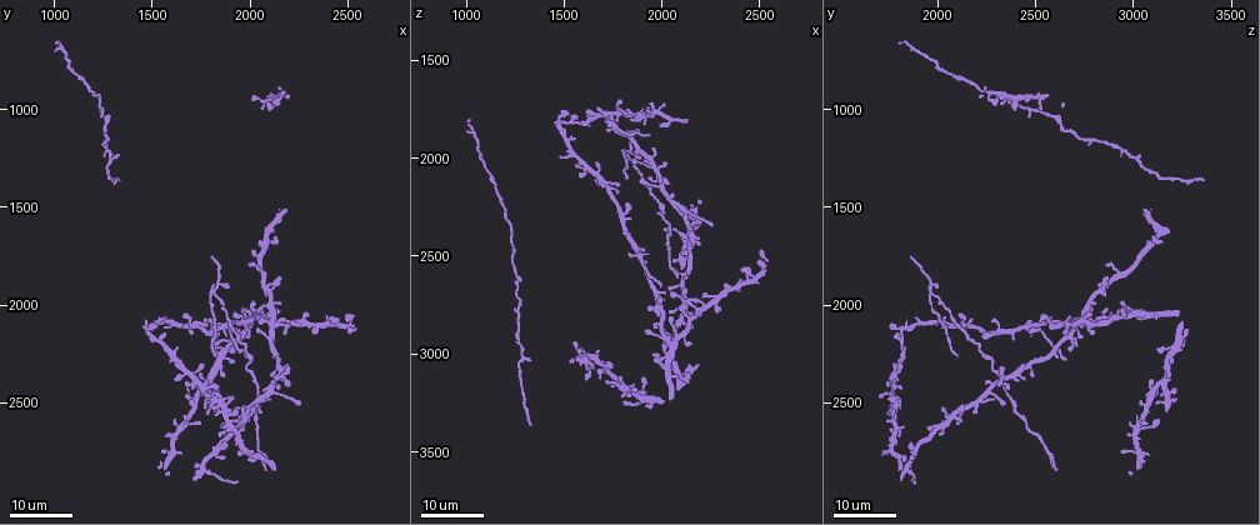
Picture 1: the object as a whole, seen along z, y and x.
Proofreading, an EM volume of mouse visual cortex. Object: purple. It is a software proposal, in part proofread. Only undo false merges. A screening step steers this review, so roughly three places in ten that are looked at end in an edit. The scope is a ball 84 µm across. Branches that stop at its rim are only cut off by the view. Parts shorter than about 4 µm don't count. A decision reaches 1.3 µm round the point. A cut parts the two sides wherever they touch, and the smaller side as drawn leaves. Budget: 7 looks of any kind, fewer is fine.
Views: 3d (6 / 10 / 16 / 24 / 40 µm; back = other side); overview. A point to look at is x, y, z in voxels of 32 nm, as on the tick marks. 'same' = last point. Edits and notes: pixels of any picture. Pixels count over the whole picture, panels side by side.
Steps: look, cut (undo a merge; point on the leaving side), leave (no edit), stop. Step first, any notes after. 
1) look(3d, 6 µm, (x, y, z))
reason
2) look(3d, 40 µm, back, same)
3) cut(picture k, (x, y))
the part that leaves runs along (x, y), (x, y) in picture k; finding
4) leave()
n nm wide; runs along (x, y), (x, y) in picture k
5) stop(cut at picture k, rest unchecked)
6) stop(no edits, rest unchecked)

look(3d, 24 µm, (2140, 2440, 2280))

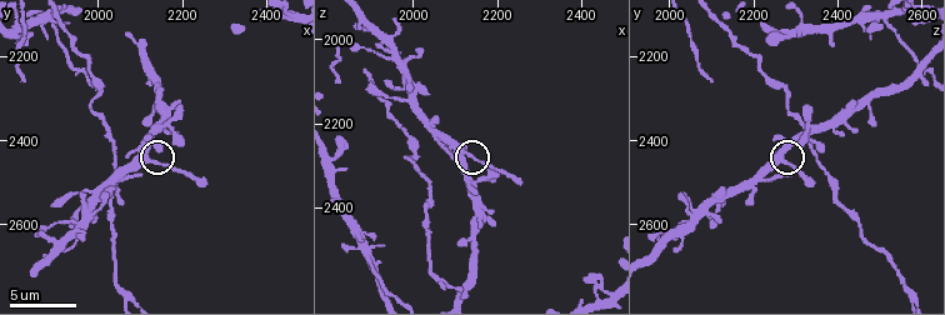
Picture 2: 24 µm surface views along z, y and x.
look(3d, 10 µm, (2125, 2450, 2270))

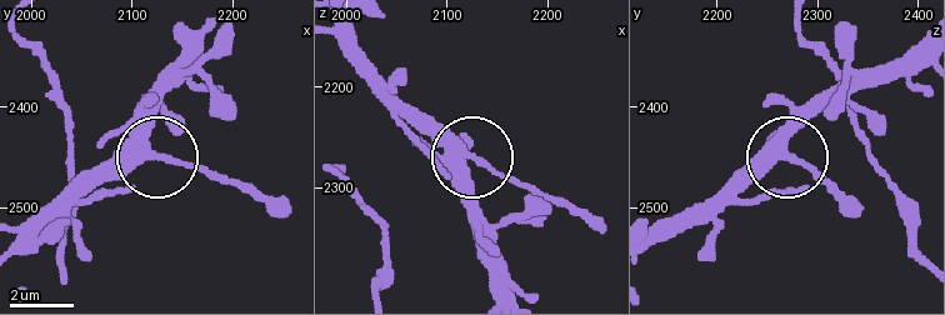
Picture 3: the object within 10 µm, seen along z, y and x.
leave()
310 nm wide; one cell here

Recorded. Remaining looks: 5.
look(3d, 10 µm, (1890, 2115, 2510))
looks like a crossing

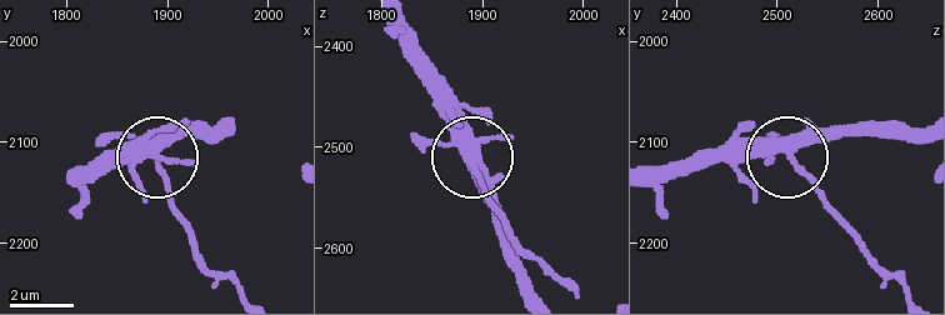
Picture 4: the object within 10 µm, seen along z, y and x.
cut(picture 4, (169, 194))
the part that leaves runs along (155, 163), (198, 256), (235, 289) in picture 4; two cells meet here

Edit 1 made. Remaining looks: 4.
look(overview)

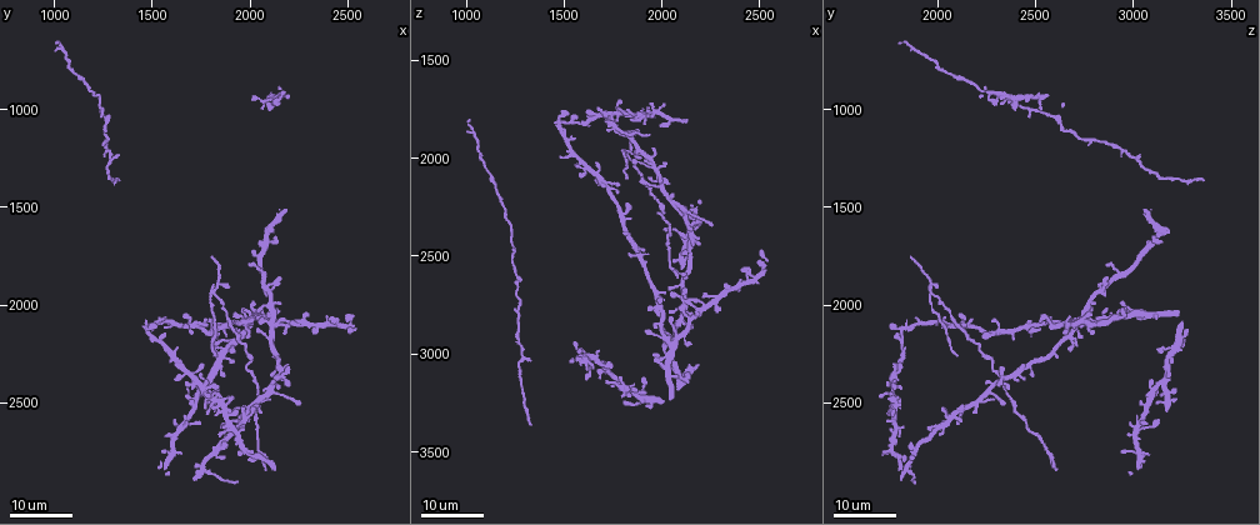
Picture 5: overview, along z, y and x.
look(3d, 16 µm, (1270, 1240, 3010))
two arms in line, one across

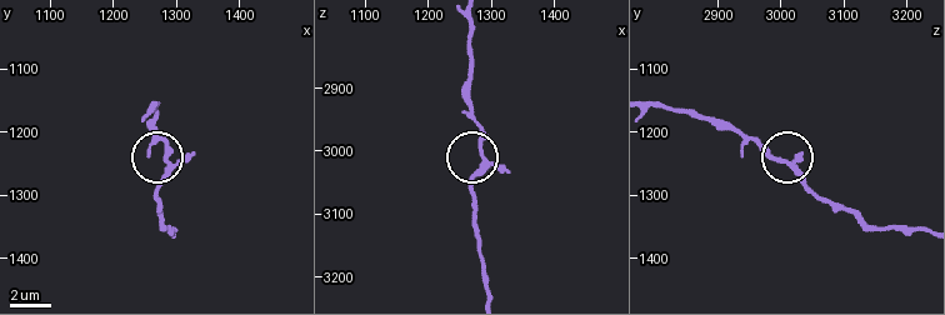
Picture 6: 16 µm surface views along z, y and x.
look(3d, 6 µm, (1285, 1245, 3000))

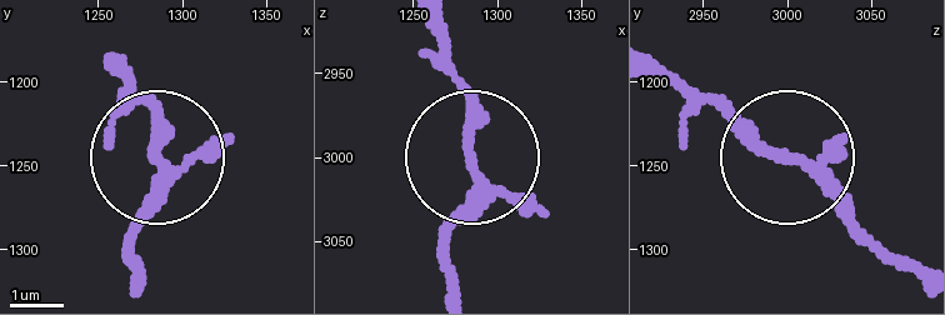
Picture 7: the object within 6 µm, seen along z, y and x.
leave()
3 arms; all the same cell

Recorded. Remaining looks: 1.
stop(cut at picture 4, rest unchecked)

